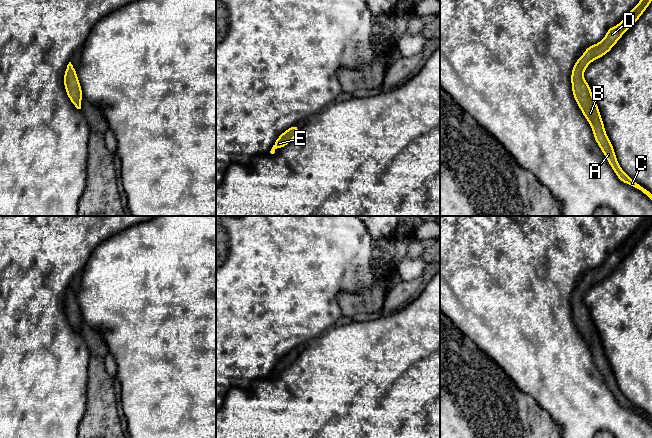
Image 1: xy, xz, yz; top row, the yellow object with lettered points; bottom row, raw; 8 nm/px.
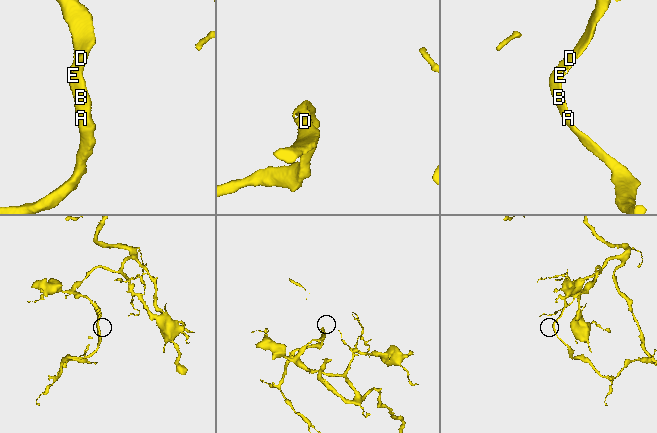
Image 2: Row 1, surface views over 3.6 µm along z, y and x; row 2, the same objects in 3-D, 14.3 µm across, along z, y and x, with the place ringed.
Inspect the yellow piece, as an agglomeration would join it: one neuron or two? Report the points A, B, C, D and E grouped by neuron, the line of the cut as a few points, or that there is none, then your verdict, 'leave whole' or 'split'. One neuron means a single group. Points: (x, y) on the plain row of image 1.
groups A B C D E; cut none; leave whole

